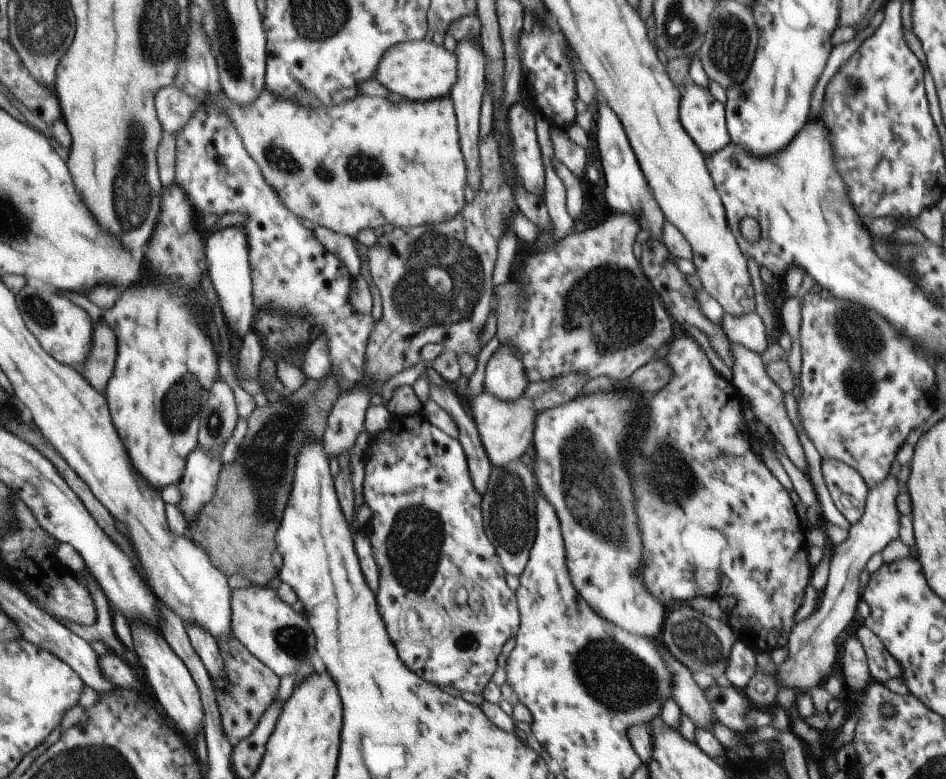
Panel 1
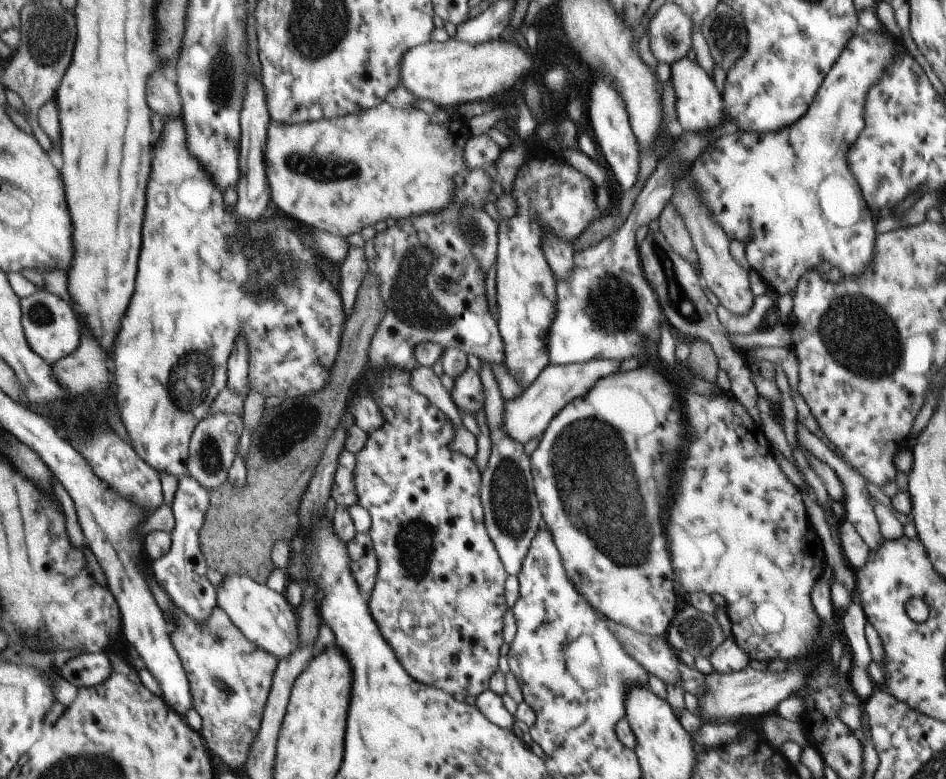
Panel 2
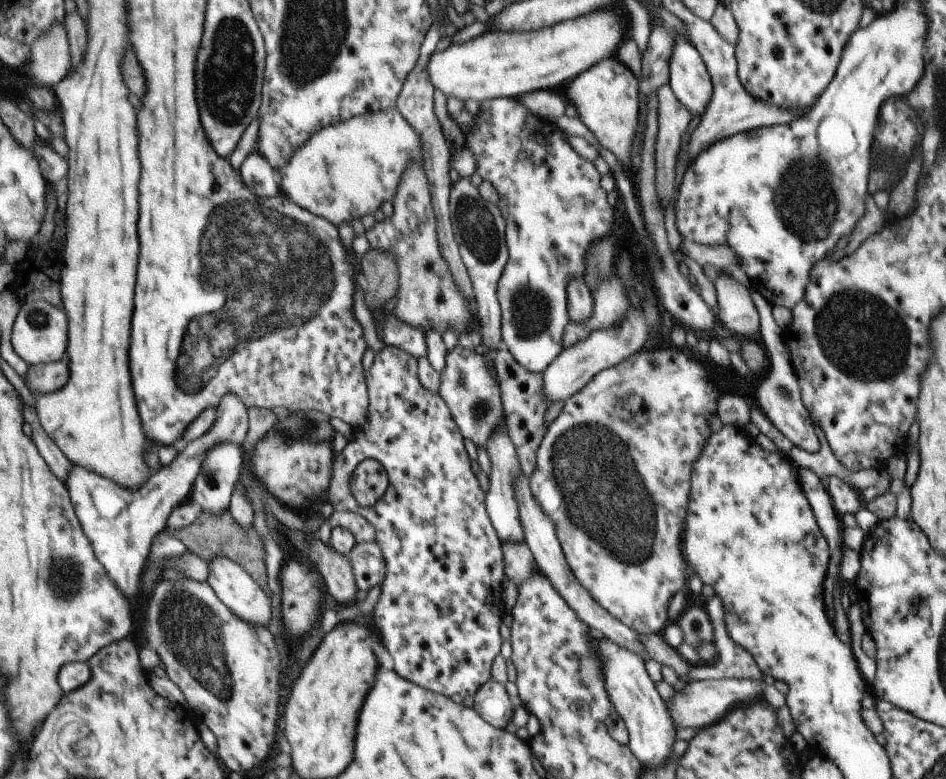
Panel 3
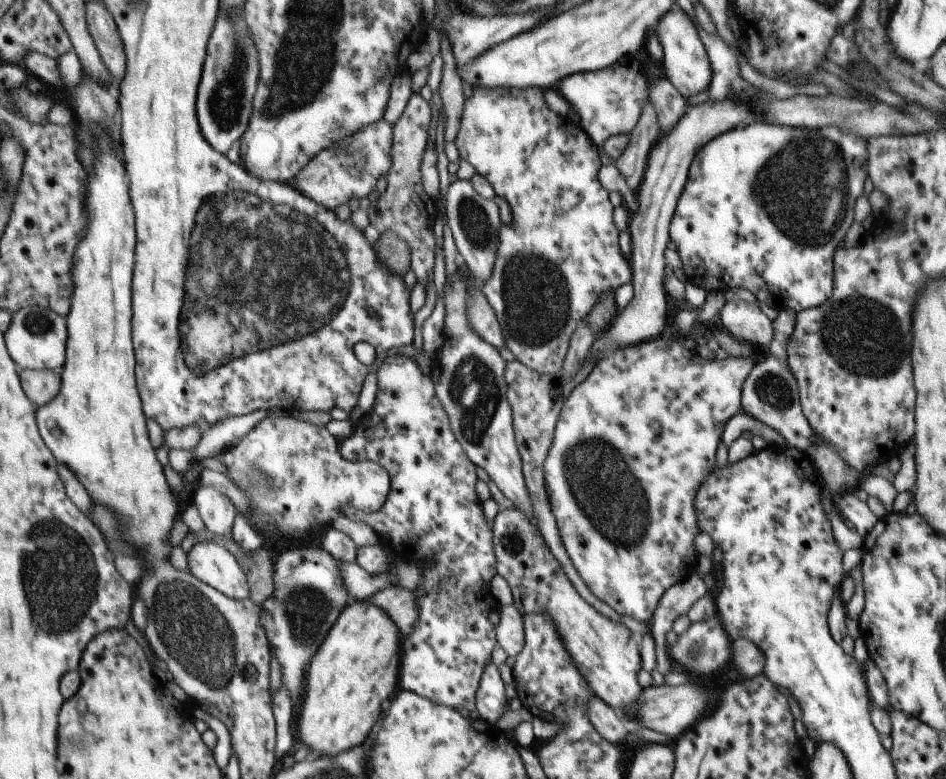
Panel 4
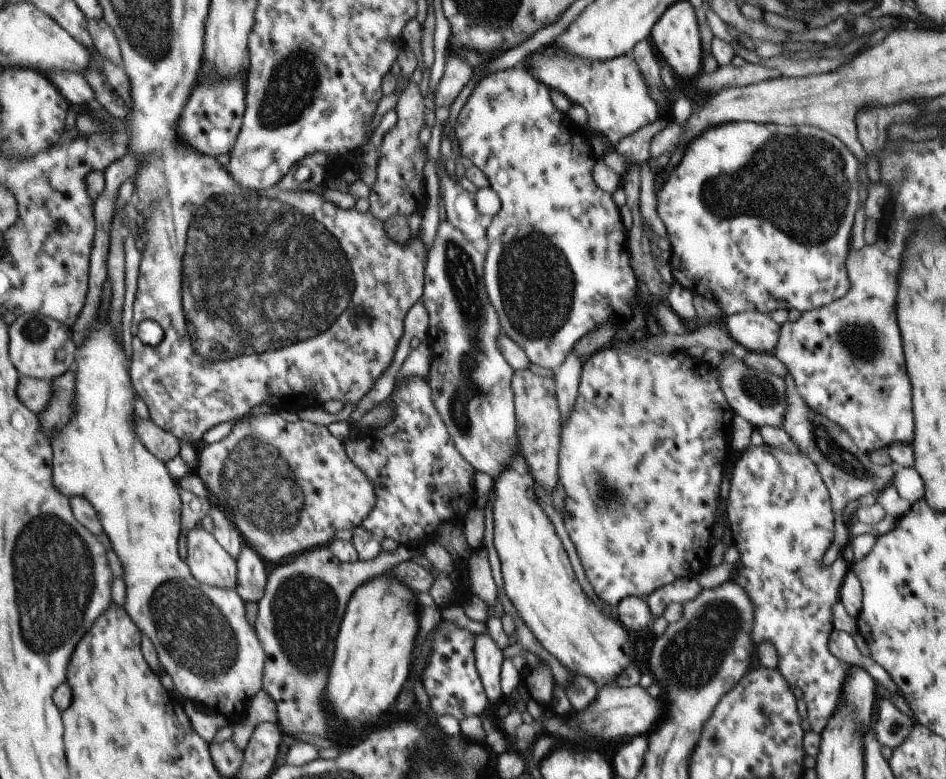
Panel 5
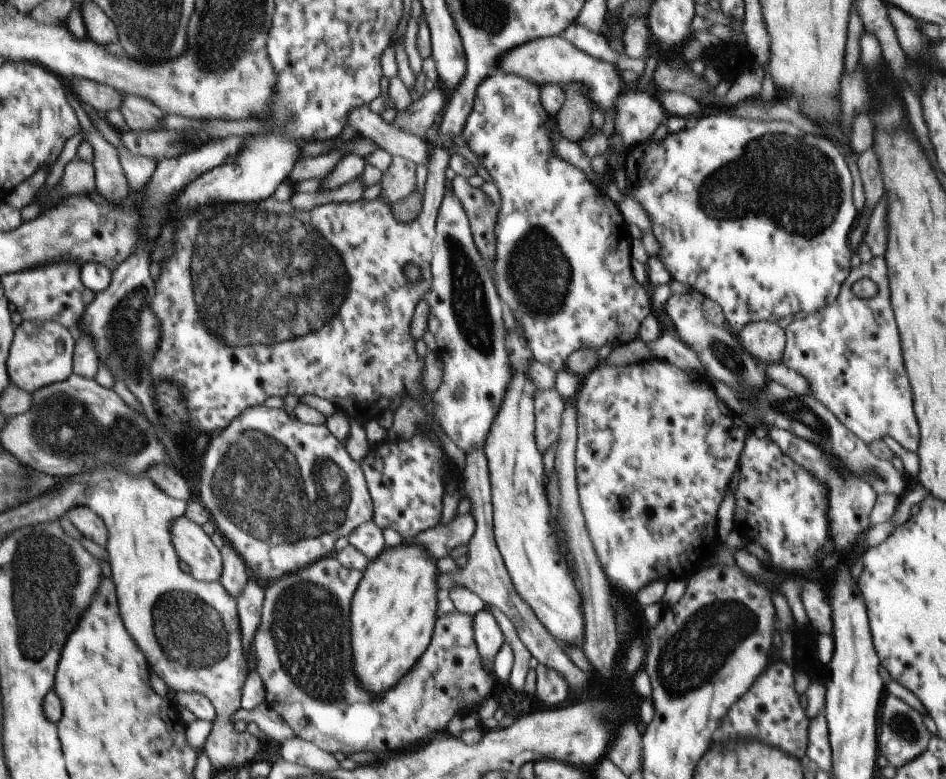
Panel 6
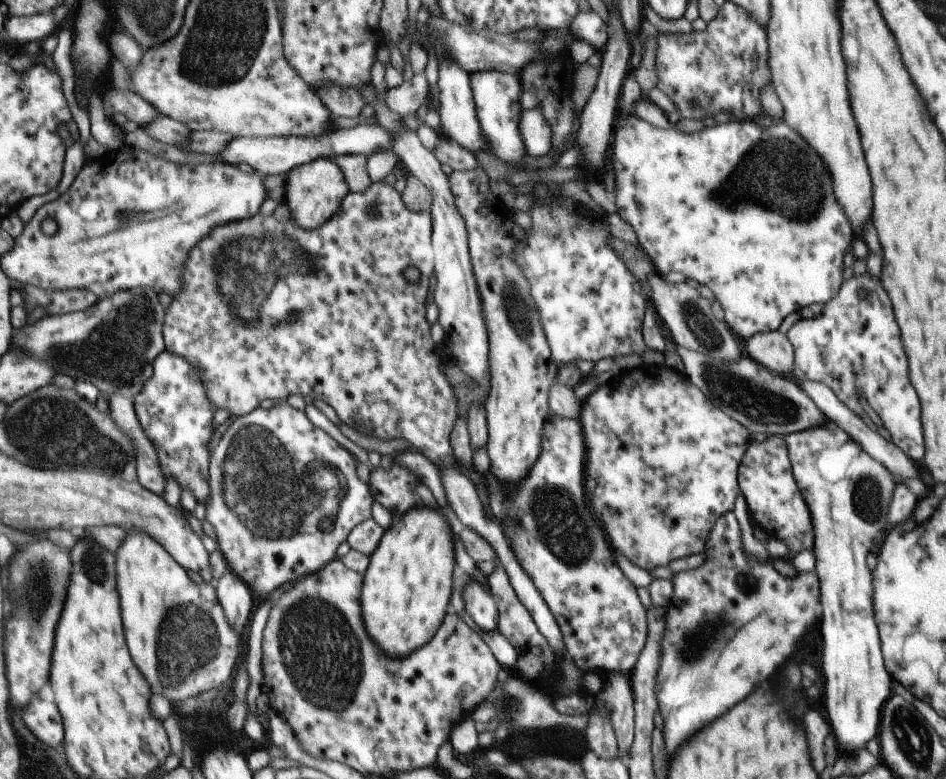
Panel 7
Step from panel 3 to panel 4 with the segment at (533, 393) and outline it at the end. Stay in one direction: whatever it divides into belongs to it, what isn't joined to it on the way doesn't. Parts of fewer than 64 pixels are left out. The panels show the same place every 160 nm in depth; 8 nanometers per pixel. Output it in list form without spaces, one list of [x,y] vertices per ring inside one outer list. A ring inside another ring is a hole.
[[[519,361],[506,362],[504,368],[504,379],[506,384],[506,399],[512,410],[512,427],[514,430],[514,441],[517,452],[520,456],[522,477],[527,494],[530,498],[532,507],[532,516],[536,523],[536,528],[540,532],[544,543],[551,551],[551,554],[557,559],[566,577],[575,587],[577,594],[587,602],[593,609],[607,619],[620,623],[618,614],[601,600],[597,600],[585,582],[581,580],[580,574],[573,568],[566,550],[562,545],[558,528],[550,509],[548,498],[546,497],[546,488],[544,485],[544,476],[542,464],[552,443],[555,422],[559,416],[561,405],[564,399],[561,397],[561,380],[558,374],[546,375],[539,374],[531,370],[528,366],[521,364]]]

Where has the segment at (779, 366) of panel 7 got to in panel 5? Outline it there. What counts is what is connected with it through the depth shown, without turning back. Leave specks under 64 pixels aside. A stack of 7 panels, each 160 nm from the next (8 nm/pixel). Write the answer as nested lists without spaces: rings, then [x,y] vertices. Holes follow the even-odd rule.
[[[759,311],[729,315],[725,326],[728,335],[751,353],[773,352],[780,331],[780,325],[769,314]]]

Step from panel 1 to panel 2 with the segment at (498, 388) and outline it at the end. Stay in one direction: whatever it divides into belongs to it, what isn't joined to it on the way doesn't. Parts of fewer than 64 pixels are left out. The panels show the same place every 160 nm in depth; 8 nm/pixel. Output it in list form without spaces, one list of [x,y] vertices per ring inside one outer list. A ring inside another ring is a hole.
[[[539,139],[539,142],[535,141],[534,145],[527,148],[527,140],[525,142],[525,150],[527,152],[525,160],[520,165],[514,175],[510,195],[514,200],[516,206],[516,213],[511,218],[499,218],[498,223],[498,251],[496,252],[495,263],[495,298],[496,298],[496,310],[497,319],[496,323],[498,326],[498,333],[503,347],[503,364],[504,367],[510,372],[511,376],[519,383],[519,386],[525,390],[534,380],[538,377],[541,369],[548,363],[548,354],[546,352],[546,338],[550,327],[550,322],[553,320],[554,311],[556,310],[556,280],[550,271],[549,265],[545,260],[541,244],[542,237],[544,235],[551,234],[553,237],[564,240],[565,242],[572,243],[594,220],[600,217],[601,212],[595,205],[595,186],[592,184],[591,179],[582,172],[579,172],[576,168],[569,166],[565,161],[558,159],[546,146],[545,142]]]

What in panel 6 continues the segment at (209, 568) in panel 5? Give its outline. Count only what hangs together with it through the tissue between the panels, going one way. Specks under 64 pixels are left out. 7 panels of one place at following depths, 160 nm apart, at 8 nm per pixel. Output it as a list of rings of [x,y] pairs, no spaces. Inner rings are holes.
[[[184,514],[169,525],[170,541],[178,560],[198,581],[217,581],[221,570],[220,552],[198,524]]]

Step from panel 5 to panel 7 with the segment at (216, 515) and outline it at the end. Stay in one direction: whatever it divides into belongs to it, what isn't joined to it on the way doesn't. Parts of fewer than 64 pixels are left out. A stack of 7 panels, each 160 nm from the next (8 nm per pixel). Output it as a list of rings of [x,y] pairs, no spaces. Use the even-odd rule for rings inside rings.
[[[226,566],[223,575],[212,585],[225,620],[233,632],[242,639],[252,614],[251,591],[229,566]]]

